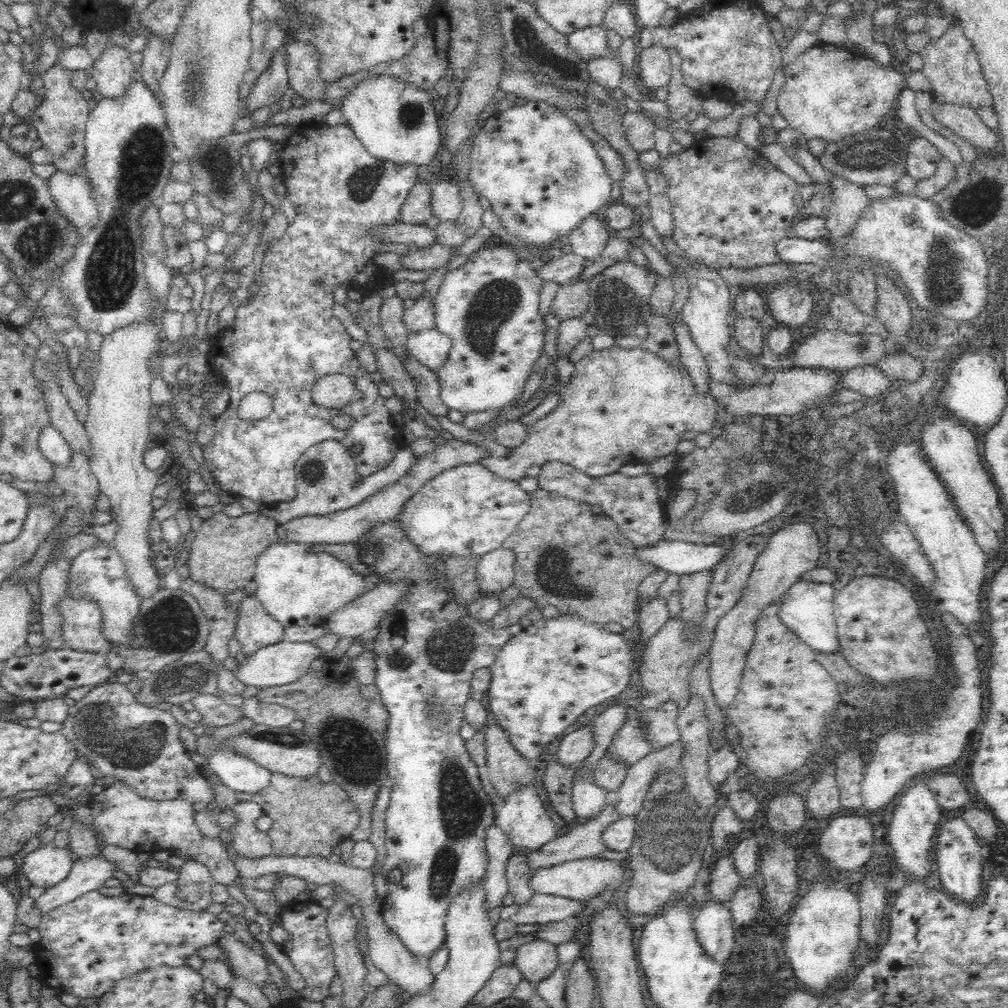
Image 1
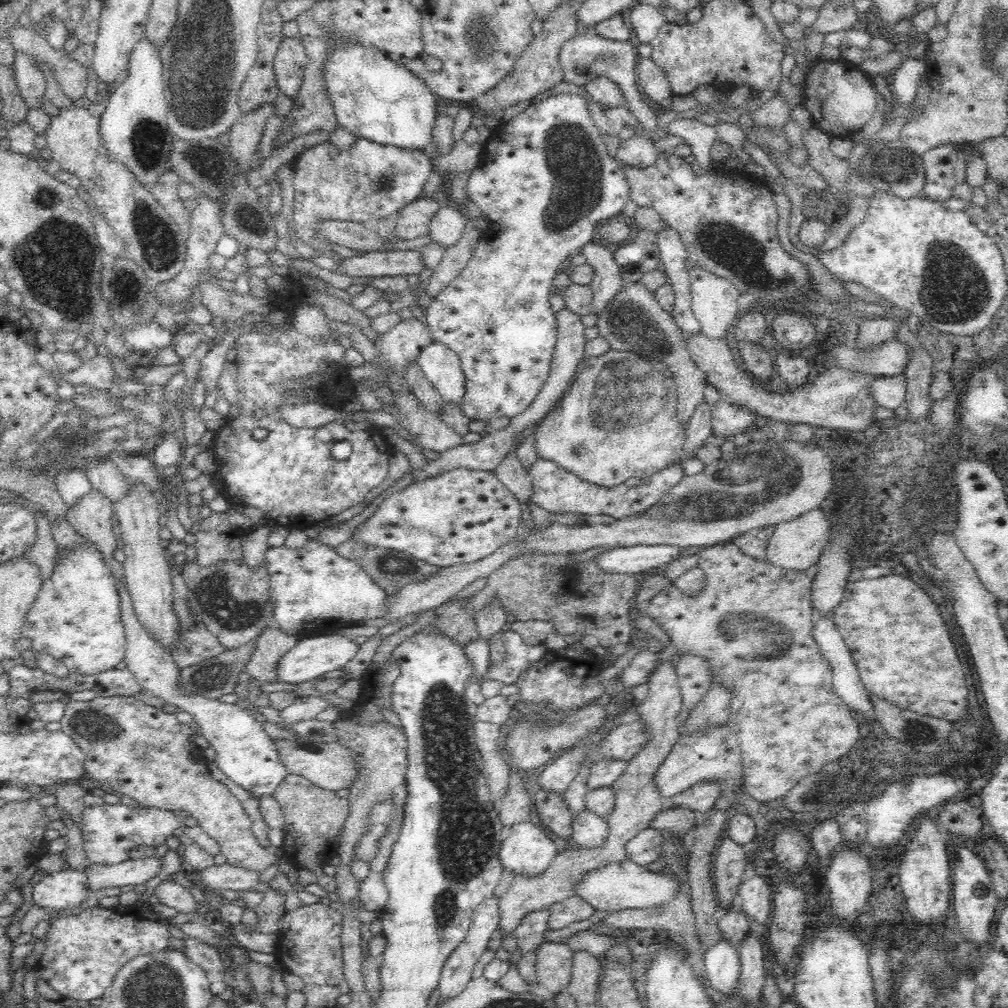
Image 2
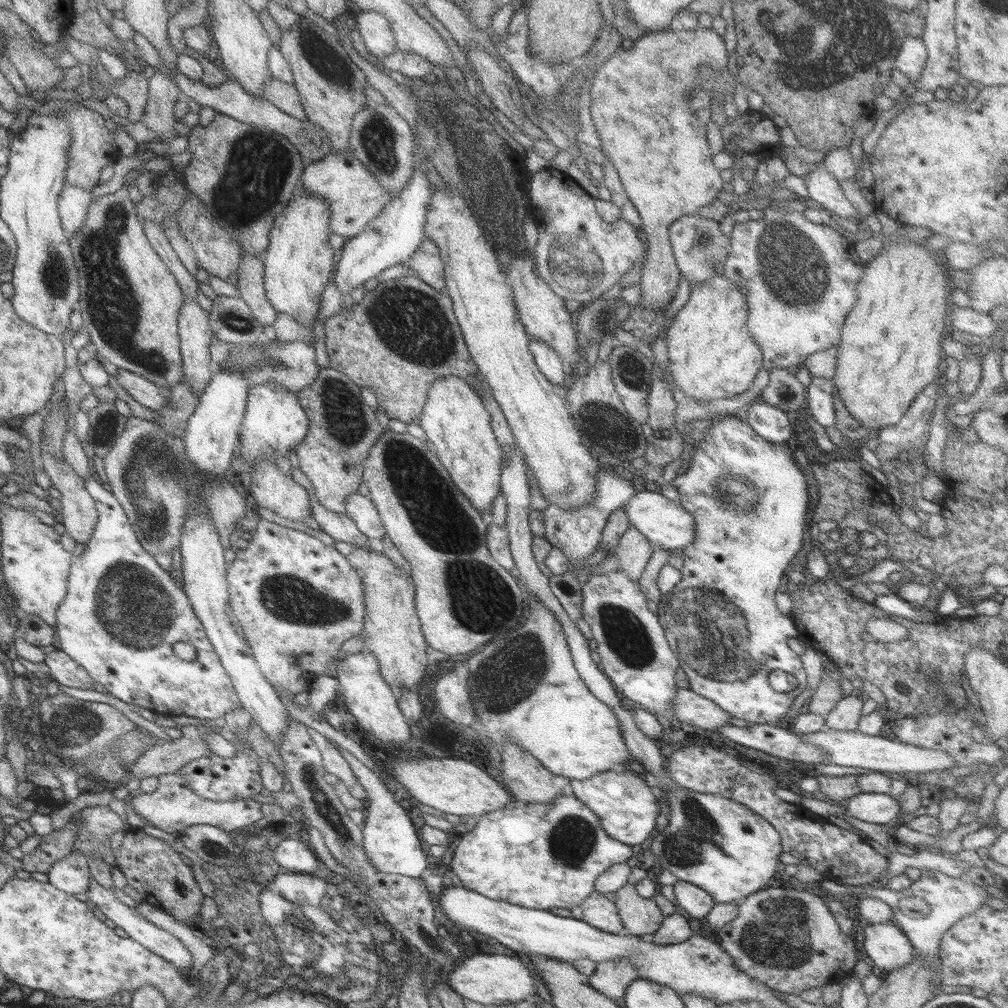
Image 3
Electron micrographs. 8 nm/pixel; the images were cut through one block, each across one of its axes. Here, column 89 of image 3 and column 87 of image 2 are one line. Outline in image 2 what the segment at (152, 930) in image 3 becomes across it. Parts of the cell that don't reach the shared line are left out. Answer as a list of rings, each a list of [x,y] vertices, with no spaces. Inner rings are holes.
[[[65,867],[58,872],[45,874],[44,878],[33,885],[33,900],[36,905],[46,910],[61,912],[65,909],[75,910],[90,897],[90,890],[87,888],[87,876],[74,869]]]

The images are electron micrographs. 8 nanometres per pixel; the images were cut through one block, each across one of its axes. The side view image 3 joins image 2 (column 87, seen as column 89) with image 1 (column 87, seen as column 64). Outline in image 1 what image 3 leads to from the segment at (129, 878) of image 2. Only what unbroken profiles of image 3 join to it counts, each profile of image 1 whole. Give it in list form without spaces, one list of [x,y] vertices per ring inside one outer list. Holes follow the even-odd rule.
[[[101,854],[75,858],[68,878],[64,878],[52,888],[46,888],[44,893],[34,900],[34,905],[42,914],[50,912],[76,900],[86,892],[100,890],[110,878],[115,877],[116,870],[119,870],[118,865],[106,860]]]

